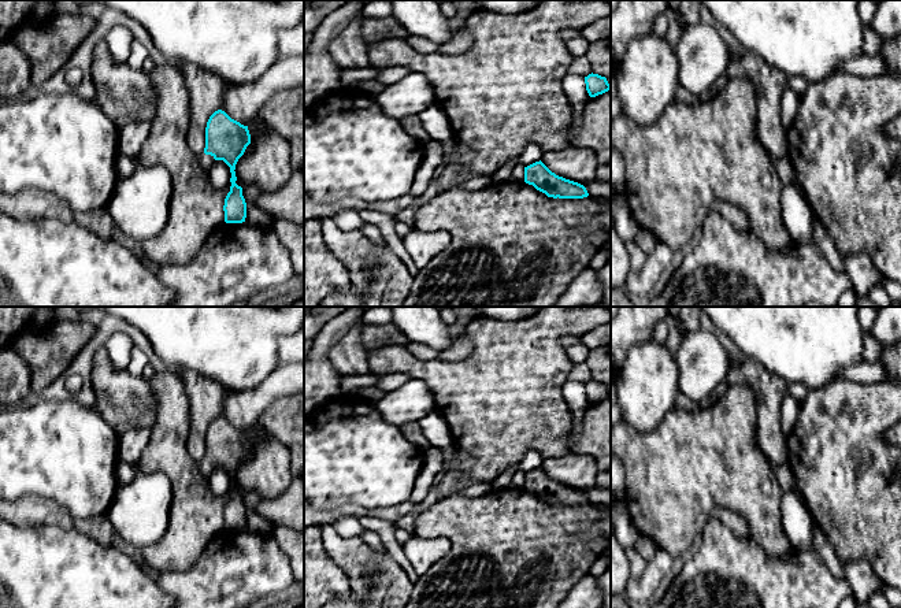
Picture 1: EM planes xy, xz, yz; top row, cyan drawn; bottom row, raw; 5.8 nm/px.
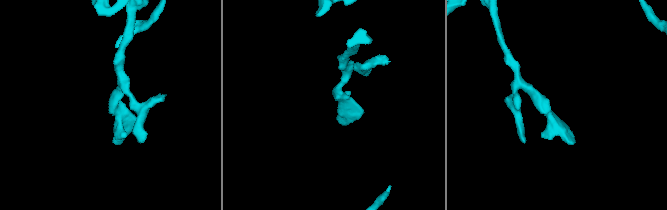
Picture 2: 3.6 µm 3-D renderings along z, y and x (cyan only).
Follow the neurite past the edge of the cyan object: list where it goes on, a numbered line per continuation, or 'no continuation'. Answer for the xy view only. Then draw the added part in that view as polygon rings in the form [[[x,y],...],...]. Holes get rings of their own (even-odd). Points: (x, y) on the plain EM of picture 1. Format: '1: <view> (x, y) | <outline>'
1: xy (206, 467) | [[[204,459],[199,463],[200,474],[204,475],[205,478],[210,478],[214,468],[215,468],[214,463],[205,461]]]

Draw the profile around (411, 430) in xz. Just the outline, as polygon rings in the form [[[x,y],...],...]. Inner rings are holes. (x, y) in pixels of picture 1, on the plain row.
[[[408,422],[403,425],[400,430],[409,442],[419,446],[420,449],[424,451],[430,446],[430,442],[427,441],[419,426],[419,422]]]

